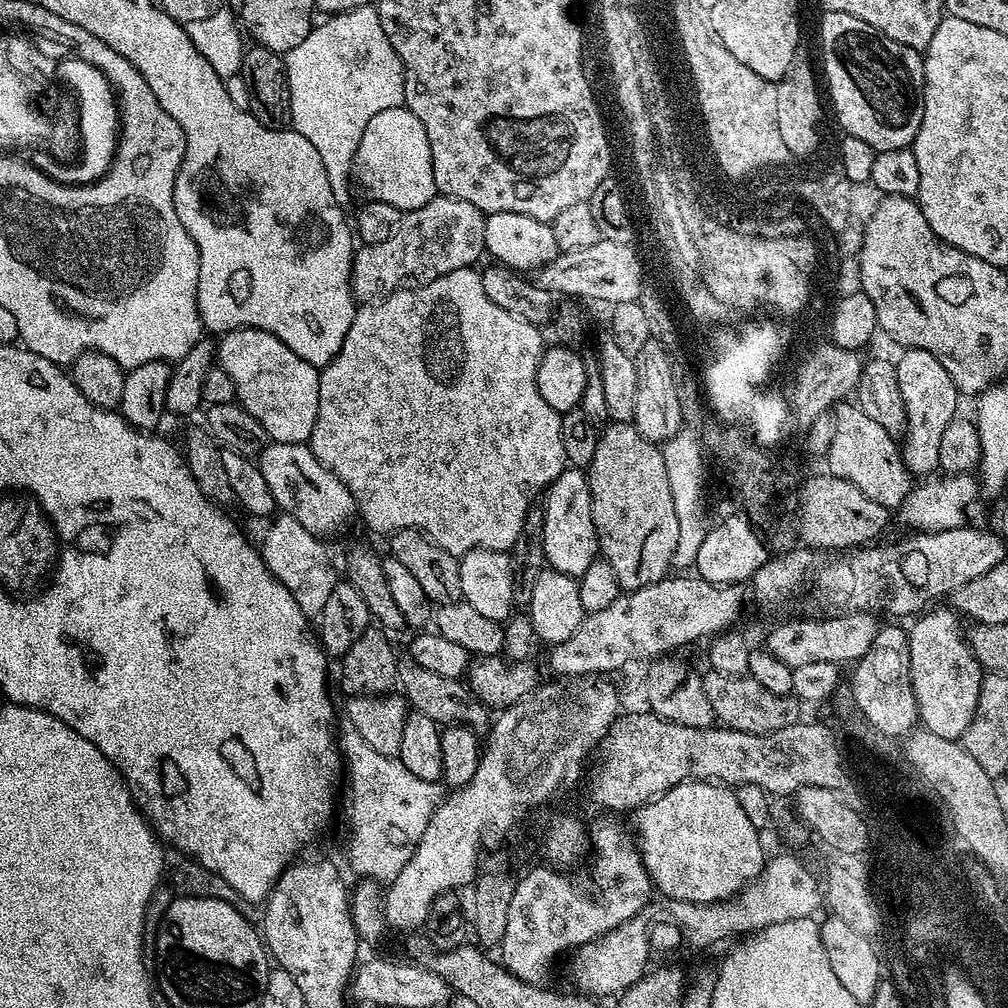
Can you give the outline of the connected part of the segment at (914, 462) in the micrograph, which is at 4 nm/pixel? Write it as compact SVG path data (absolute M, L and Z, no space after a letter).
M905 348L899 354L900 360L895 361L898 390L902 390L902 406L906 406L906 426L902 433L904 465L913 477L928 478L940 467L938 449L946 426L958 414L958 390L950 374L946 374L946 366L942 366L942 362L934 358L934 354L917 348Z

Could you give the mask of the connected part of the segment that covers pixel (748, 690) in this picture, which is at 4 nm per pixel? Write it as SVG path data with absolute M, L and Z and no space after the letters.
M708 670L703 673L702 679L706 698L714 710L717 721L725 728L765 733L782 730L801 719L801 705L791 695L770 694L770 690L766 690L766 686L762 686L747 674L727 676Z

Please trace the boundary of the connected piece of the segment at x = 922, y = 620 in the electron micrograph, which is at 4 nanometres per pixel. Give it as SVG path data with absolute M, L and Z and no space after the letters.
M933 607L917 615L911 621L912 628L907 629L910 646L910 682L914 686L914 698L920 711L919 723L927 731L938 734L938 738L959 741L964 735L966 726L970 726L970 718L974 718L974 710L978 706L978 690L985 673L968 644L965 629L963 627L960 629L961 617L953 612L951 607L943 607Z

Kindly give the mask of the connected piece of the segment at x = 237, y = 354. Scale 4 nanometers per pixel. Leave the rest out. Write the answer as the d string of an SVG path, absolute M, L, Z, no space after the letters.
M239 328L223 333L216 345L216 360L222 370L234 382L236 400L264 428L265 437L278 443L300 443L311 441L314 422L318 418L318 386L320 372L310 362L298 358L286 342L278 342L274 334L257 328Z

